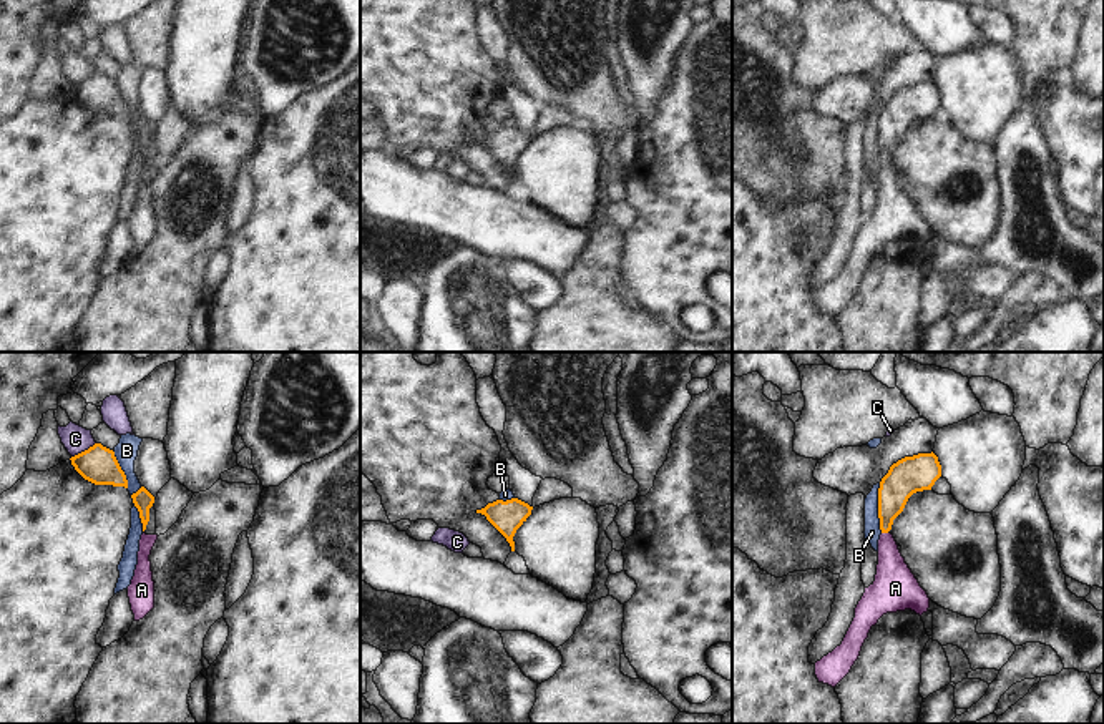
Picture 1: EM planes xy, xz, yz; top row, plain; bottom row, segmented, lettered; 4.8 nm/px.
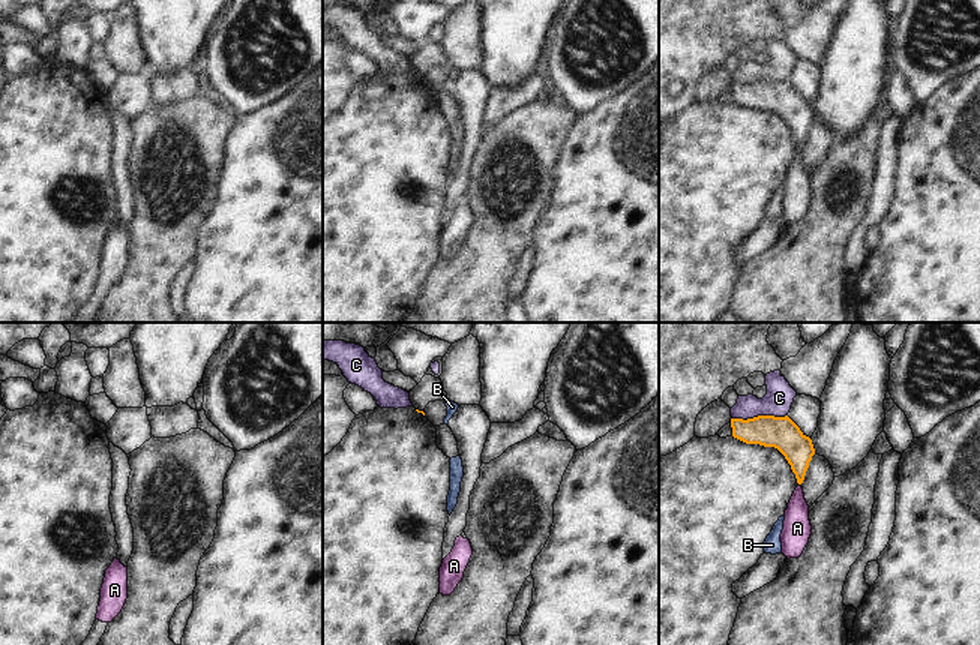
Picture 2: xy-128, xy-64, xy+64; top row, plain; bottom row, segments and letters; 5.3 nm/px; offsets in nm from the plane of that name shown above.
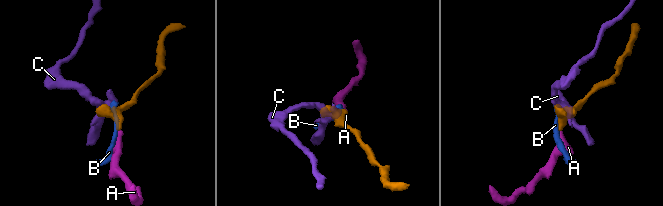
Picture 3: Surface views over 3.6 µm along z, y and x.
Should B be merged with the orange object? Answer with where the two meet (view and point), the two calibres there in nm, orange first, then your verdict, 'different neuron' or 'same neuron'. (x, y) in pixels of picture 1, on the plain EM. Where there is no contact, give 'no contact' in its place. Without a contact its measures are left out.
yz (879, 136) | 180/80 nm | different neuron

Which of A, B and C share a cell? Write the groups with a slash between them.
A / B / C

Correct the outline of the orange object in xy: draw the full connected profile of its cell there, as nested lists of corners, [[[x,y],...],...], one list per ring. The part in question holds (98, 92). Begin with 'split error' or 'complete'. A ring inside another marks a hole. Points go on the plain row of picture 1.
complete | [[[95,71],[88,78],[70,86],[75,98],[95,113],[113,113],[128,116],[128,108],[121,98],[115,80]]]

